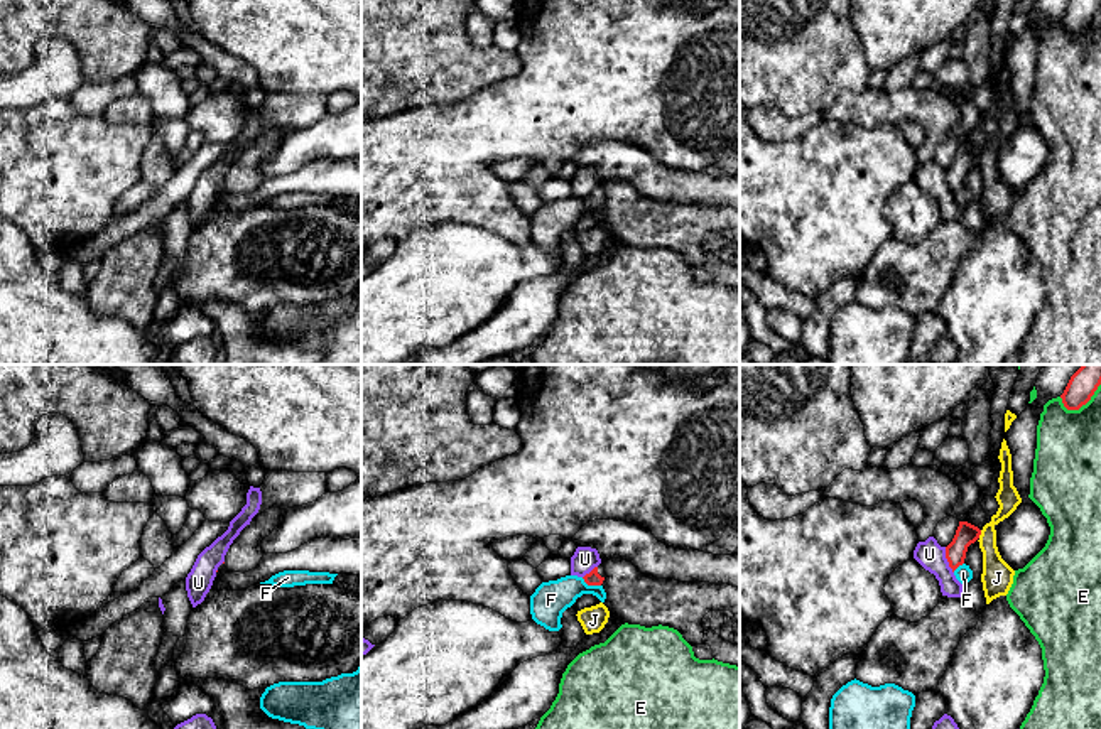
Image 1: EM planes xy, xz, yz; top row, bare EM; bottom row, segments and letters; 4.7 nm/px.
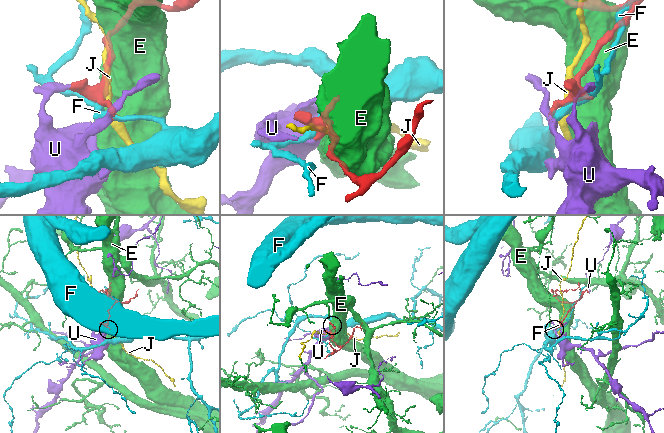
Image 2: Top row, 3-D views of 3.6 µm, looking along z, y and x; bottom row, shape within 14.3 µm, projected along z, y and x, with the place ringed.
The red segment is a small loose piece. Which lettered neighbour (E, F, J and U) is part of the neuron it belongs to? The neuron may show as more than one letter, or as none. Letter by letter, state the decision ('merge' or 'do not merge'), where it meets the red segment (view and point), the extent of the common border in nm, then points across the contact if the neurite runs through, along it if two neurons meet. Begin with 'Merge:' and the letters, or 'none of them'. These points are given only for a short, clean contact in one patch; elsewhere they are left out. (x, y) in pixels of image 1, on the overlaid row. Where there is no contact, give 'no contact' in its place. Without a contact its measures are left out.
Merge: none of them
E: do not merge; meets red in yz at (1083, 404); contact 220 nm long
F: do not merge; meets red in xz at (591, 584); contact 100 nm long
J: do not merge; meets red in yz at (980, 534); contact 40 nm long
U: do not merge; meets red in yz at (948, 561); contact 130 nm long; border along yz (944, 547), (944, 557), (953, 572)

